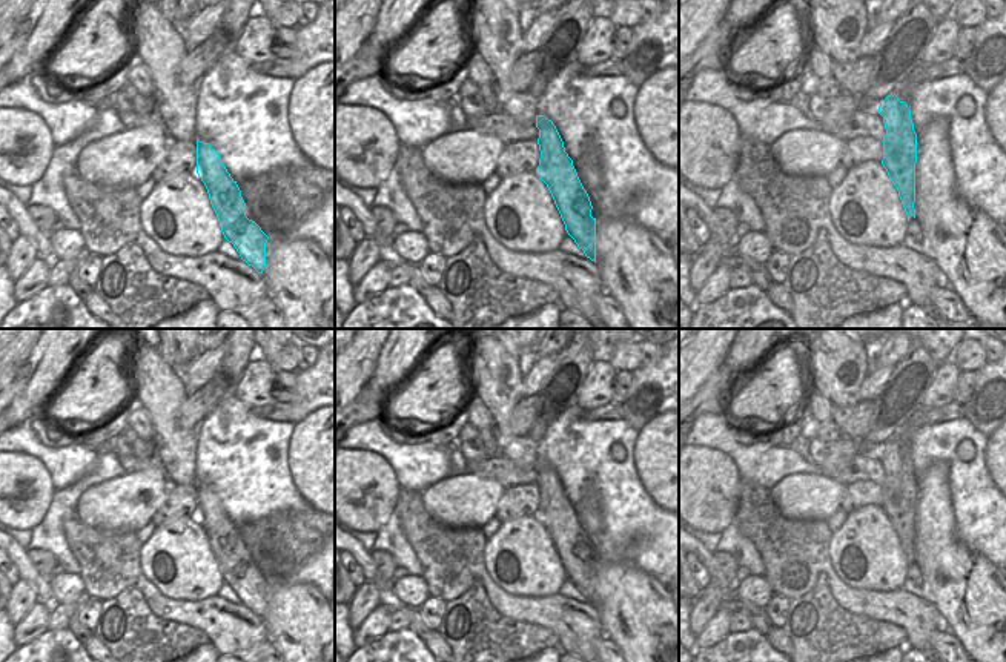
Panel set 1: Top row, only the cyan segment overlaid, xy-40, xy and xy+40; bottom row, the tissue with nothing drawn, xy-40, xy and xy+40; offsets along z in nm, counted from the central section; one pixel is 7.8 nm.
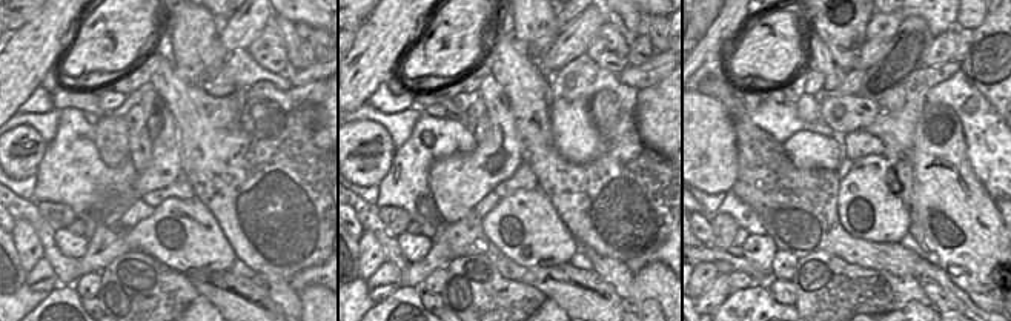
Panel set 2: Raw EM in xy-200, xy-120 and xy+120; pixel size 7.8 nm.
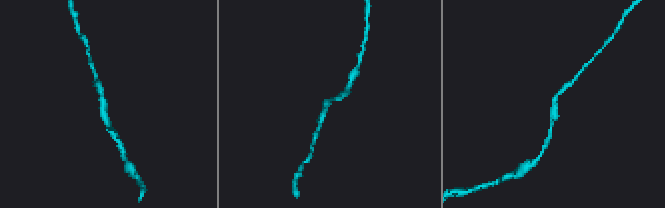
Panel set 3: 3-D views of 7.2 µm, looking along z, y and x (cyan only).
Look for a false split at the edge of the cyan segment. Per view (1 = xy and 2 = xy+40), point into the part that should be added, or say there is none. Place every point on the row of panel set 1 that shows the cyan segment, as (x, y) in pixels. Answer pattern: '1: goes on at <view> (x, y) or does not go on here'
1: does not go on here
2: does not go on here

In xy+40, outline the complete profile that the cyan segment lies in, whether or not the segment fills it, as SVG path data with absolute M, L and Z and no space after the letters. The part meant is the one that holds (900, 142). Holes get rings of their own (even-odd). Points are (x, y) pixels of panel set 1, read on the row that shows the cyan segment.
M894 94L880 101L879 114L883 117L886 135L883 137L883 160L892 184L908 215L915 218L915 163L917 134L911 120L911 109Z

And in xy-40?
M197 140L197 174L207 189L224 238L233 244L243 261L263 273L269 237L246 217L241 190L221 163L220 154L200 140Z

